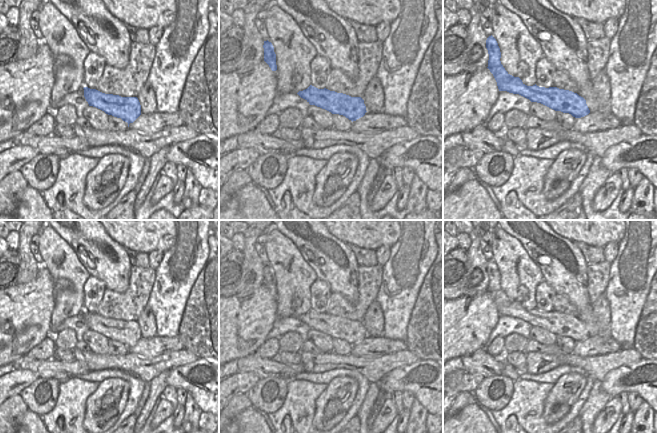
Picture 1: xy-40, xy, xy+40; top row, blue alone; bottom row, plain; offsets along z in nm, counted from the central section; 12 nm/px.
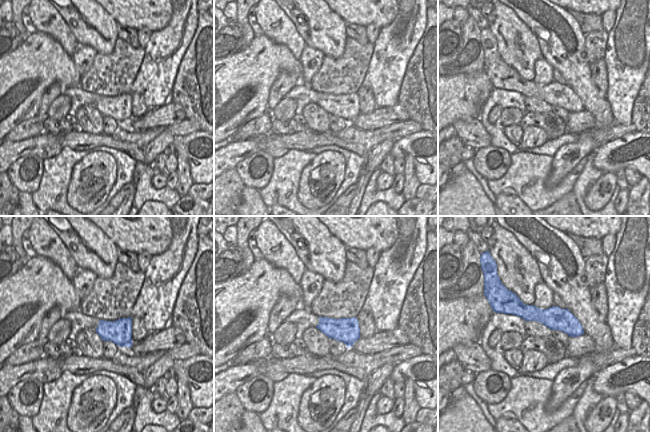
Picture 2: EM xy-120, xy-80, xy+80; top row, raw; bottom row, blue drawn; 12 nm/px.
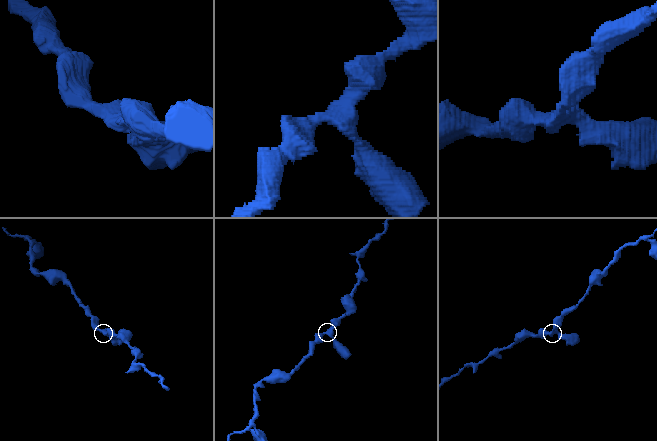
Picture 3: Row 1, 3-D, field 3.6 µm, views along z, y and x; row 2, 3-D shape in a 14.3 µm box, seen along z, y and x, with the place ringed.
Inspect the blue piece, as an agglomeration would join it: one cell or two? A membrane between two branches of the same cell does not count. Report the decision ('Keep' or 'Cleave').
Keep

